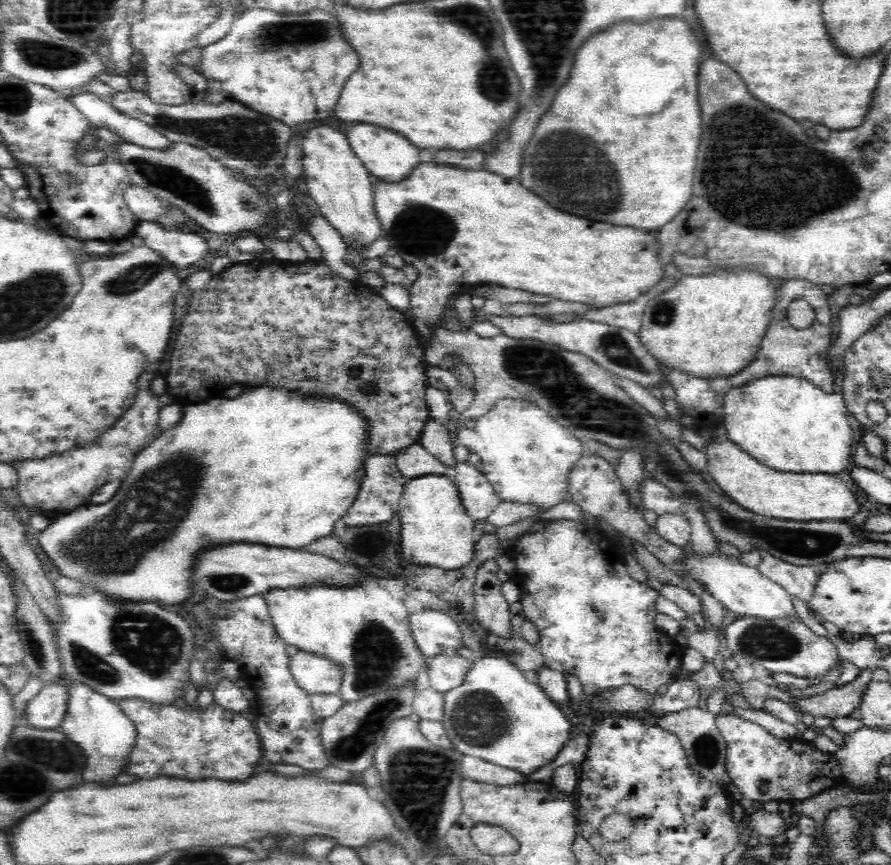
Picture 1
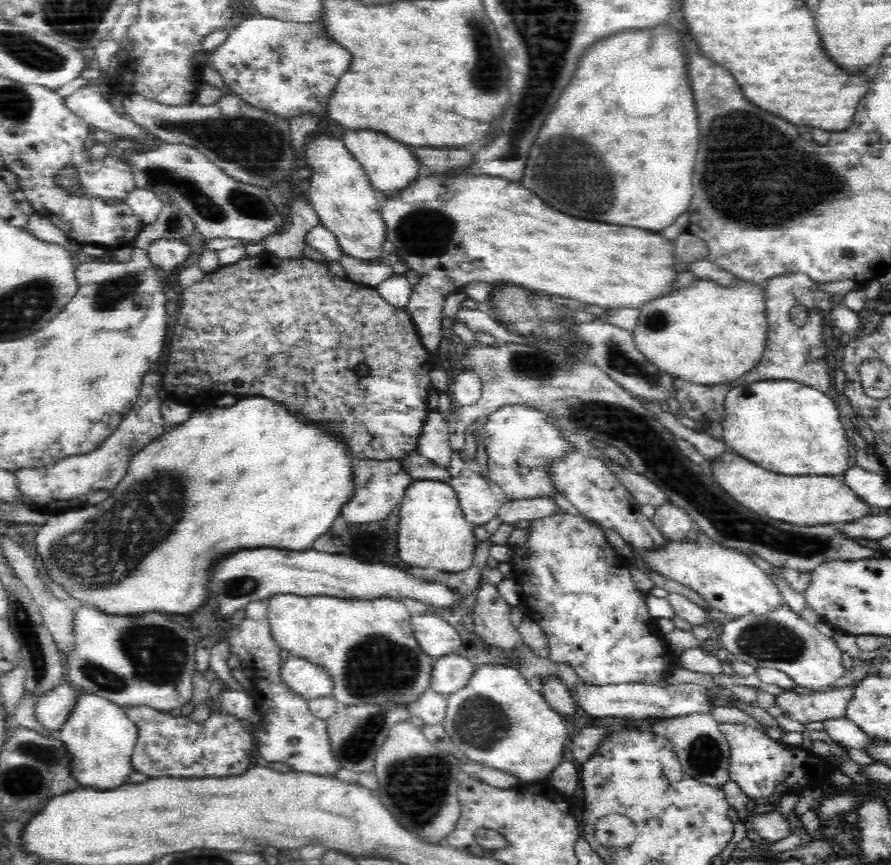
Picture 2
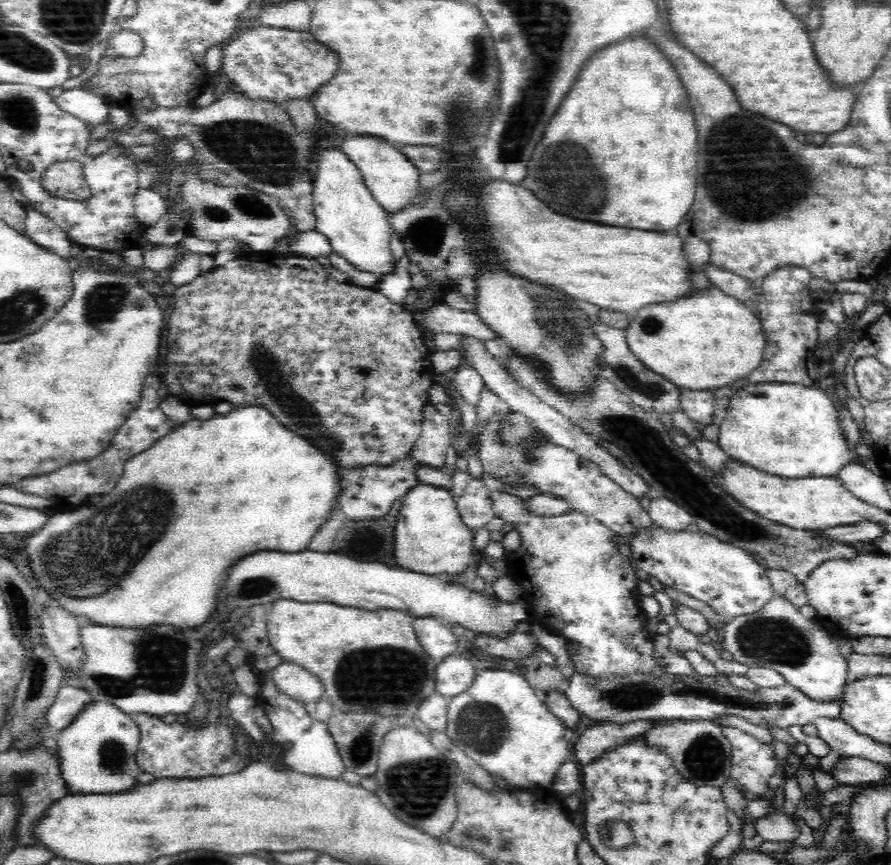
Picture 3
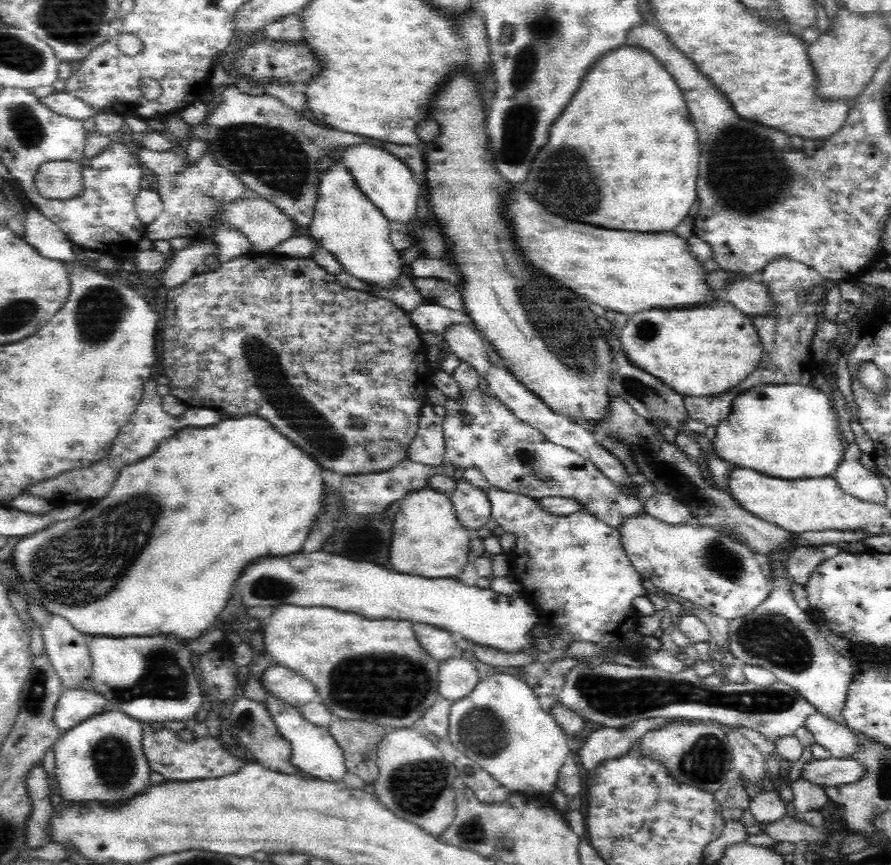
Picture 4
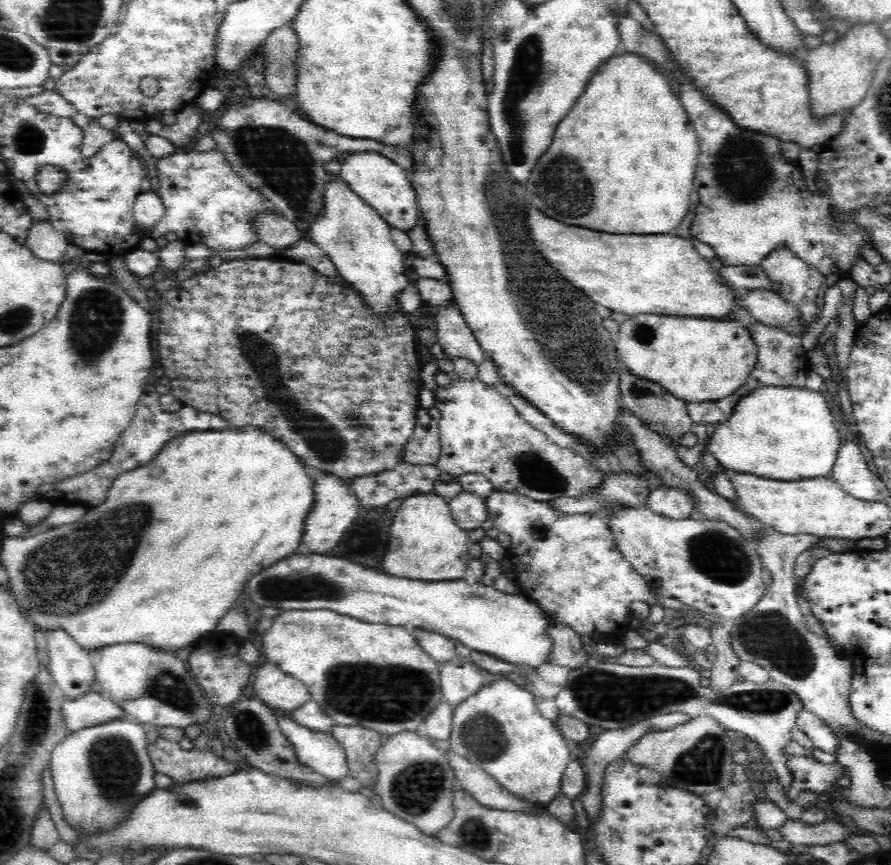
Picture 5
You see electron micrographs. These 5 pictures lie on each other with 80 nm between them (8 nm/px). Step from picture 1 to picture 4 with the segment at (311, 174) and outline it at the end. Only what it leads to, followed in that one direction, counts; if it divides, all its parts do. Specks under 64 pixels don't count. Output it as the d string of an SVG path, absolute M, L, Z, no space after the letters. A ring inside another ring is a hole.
M336 162L326 165L324 178L320 180L313 220L306 231L318 241L319 246L336 257L348 274L382 288L390 288L398 280L404 264L402 252L390 242L392 225L380 209L360 192L344 164Z

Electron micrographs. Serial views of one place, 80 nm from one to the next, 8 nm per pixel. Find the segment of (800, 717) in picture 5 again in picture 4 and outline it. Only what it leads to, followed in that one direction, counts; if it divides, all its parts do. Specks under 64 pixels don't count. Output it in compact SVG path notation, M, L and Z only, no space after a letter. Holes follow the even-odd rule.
M810 714L804 726L812 732L815 742L831 752L832 757L848 758L857 752L856 733L820 714Z

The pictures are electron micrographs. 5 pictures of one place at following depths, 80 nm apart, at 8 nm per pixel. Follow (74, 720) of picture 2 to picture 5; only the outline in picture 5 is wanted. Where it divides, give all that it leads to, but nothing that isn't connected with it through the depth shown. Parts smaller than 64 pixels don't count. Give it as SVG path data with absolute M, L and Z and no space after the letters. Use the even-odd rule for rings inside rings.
M114 720L108 724L99 724L70 732L64 740L52 751L51 775L55 785L58 801L63 809L64 820L78 834L93 835L100 831L109 831L122 822L134 806L156 788L154 776L156 772L152 759L147 753L146 732L144 723L134 723L128 720Z

